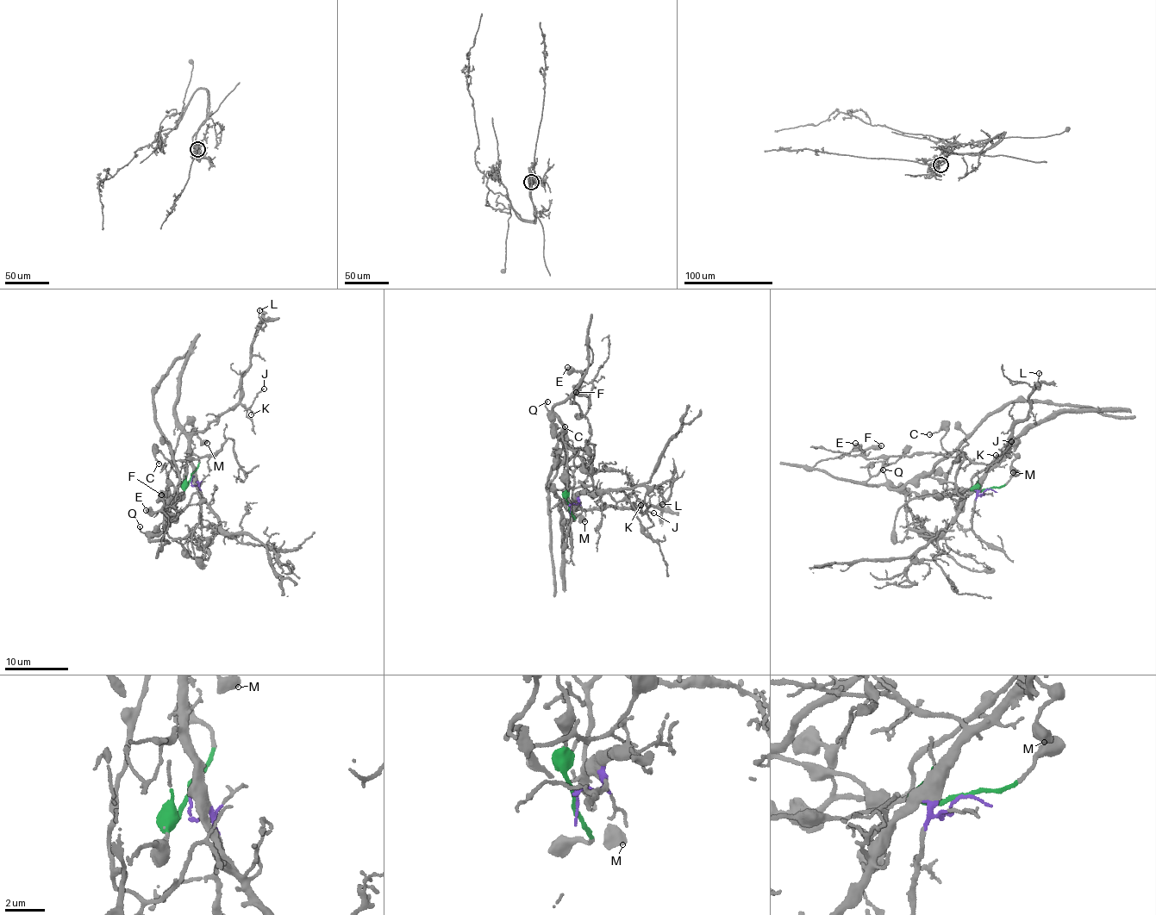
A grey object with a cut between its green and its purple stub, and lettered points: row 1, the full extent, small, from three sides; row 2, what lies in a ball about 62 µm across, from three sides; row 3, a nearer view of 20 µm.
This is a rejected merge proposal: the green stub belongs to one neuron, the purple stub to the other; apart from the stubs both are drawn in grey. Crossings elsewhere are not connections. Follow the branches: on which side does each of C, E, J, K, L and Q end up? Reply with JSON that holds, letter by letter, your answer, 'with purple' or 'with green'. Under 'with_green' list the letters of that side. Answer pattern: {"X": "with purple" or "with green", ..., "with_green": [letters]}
{"C": "with green", "E": "with green", "J": "with purple", "K": "with purple", "L": "with purple", "Q": "with green", "with_green": ["C", "E", "Q"]}

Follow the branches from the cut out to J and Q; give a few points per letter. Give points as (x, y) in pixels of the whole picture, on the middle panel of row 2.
J: (571, 506), (578, 496), (572, 500), (576, 507), (601, 509), (629, 507), (654, 513)
Q: (569, 506), (565, 469), (564, 427), (548, 413), (545, 407), (546, 401)

